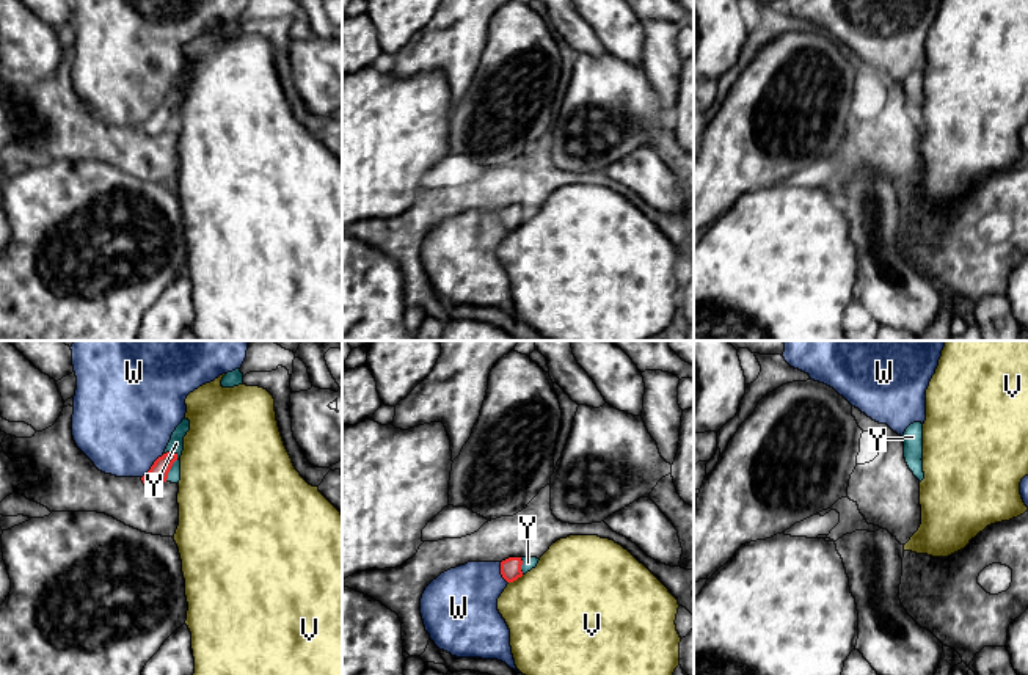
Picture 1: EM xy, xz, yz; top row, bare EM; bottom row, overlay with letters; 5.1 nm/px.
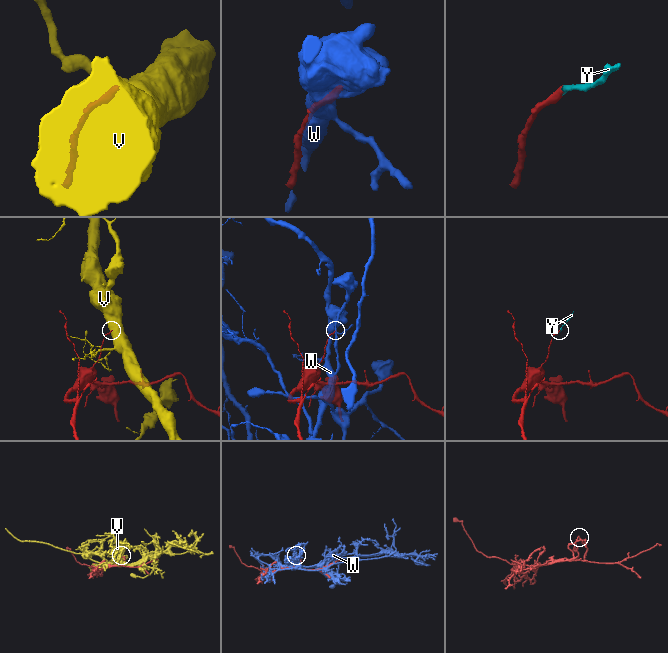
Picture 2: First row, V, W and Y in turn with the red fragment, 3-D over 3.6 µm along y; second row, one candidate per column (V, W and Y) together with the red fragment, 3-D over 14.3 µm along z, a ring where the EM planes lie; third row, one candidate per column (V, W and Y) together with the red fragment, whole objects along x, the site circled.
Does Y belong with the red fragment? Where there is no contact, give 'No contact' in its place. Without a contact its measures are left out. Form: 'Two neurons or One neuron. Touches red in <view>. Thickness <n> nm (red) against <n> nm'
One neuron. Touches red in xy. Thickness 100 nm (red) against 80 nm

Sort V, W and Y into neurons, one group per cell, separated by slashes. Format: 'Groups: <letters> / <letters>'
Groups: V / W / Y

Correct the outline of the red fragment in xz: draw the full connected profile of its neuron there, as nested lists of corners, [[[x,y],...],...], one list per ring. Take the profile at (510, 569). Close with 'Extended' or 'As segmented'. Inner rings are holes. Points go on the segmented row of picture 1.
[[[509,557],[501,562],[501,575],[507,582],[513,582],[537,567],[537,557]]]. Extended

